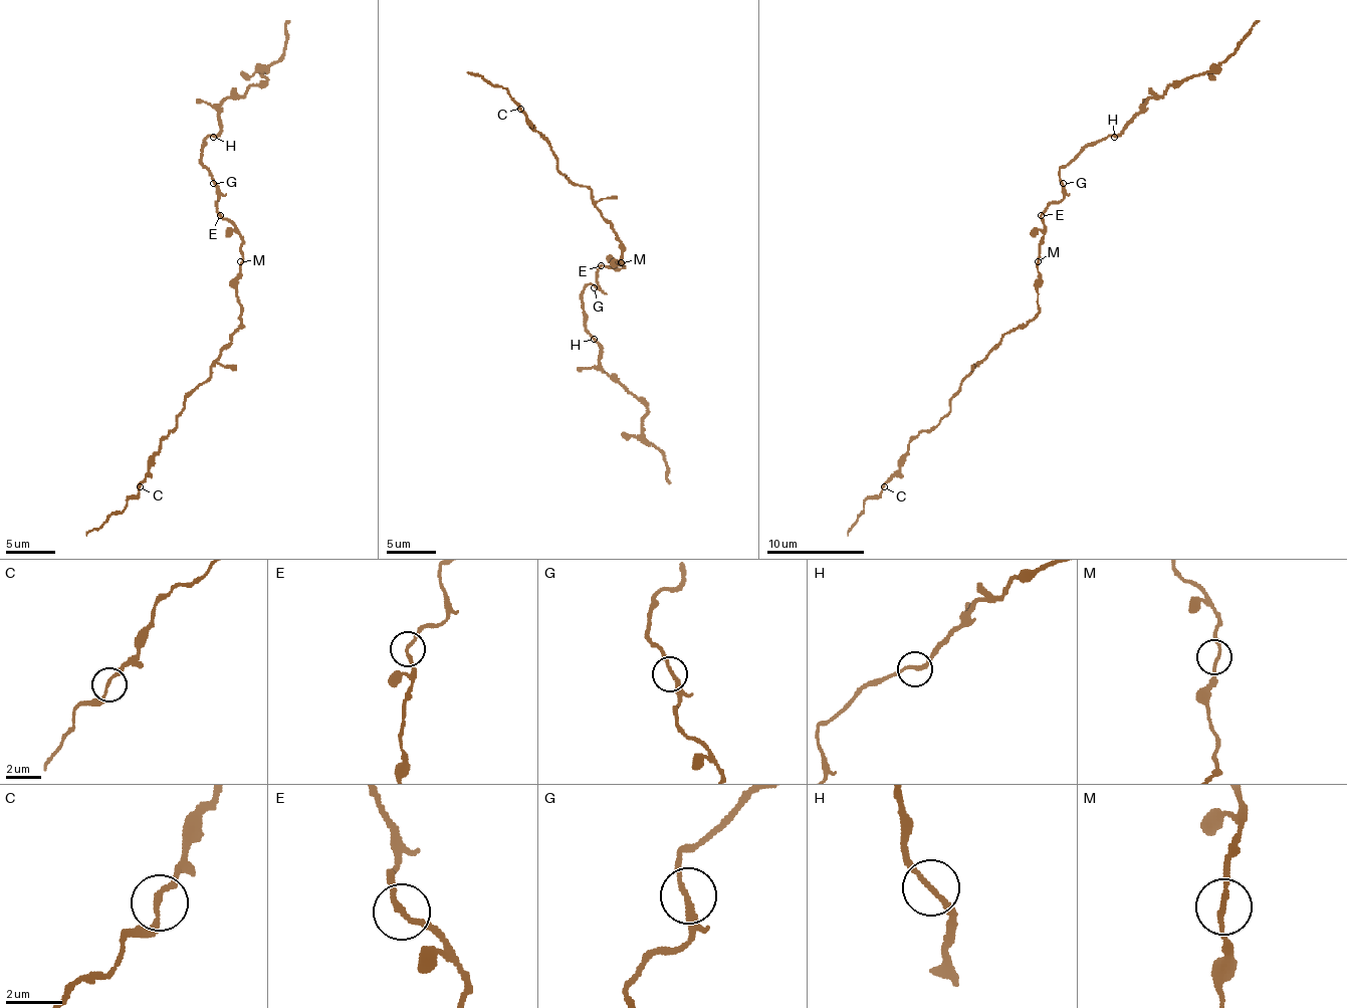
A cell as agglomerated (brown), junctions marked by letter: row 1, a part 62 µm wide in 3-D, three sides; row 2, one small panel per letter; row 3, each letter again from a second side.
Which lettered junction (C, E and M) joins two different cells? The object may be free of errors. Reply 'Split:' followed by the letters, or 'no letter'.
Split: no letter

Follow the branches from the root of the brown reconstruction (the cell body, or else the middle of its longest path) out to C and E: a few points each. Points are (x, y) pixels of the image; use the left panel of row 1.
C: (242, 261), (235, 288), (240, 325), (215, 360), (211, 374), (184, 401), (176, 425), (159, 445), (140, 486)
E: (242, 261), (242, 237), (220, 215)

